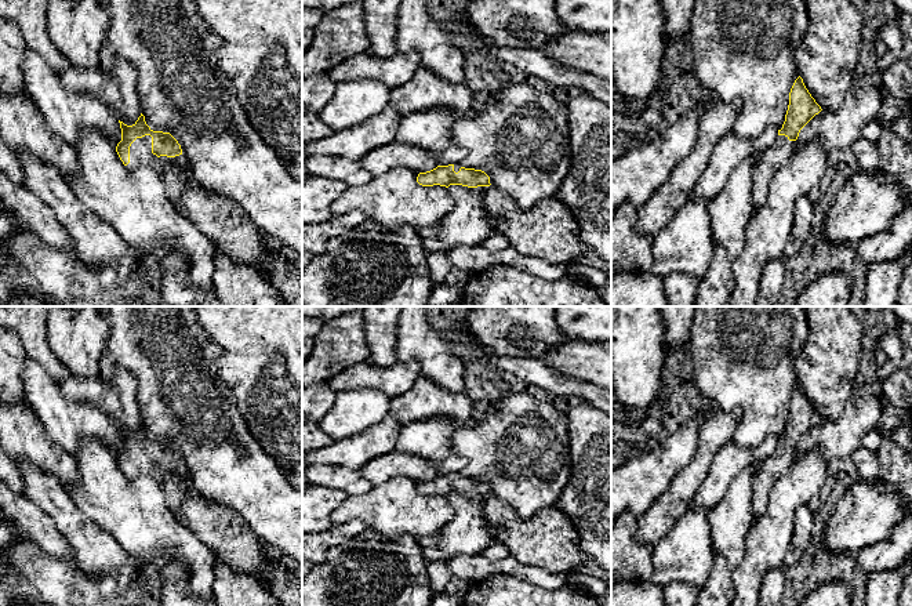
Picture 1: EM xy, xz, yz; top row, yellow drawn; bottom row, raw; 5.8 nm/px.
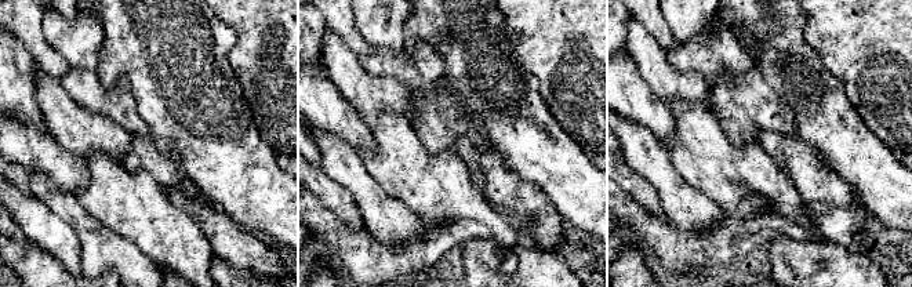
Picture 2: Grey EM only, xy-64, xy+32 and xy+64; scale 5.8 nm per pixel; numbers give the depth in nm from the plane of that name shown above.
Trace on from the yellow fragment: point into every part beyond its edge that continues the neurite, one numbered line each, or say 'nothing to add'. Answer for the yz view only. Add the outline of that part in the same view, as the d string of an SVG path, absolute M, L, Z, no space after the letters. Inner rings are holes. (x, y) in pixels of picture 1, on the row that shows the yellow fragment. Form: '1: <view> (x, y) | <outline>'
1: yz (771, 160) | M778 135L775 142L762 153L752 174L752 202L755 207L752 218L764 202L771 179L788 163L793 152L795 141L789 141L785 135Z

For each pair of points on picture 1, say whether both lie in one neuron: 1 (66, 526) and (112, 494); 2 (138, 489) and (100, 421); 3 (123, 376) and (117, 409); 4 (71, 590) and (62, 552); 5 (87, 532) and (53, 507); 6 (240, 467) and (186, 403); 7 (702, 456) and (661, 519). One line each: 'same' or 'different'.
1: different
2: different
3: same
4: different
5: same
6: same
7: same

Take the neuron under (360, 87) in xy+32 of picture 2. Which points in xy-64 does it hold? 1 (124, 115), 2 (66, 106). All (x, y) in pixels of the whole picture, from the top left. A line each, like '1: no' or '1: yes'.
1: no
2: yes

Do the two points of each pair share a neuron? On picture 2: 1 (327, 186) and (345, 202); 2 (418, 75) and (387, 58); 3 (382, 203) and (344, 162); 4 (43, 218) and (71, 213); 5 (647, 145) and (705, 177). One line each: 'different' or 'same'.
1: same
2: same
3: same
4: different
5: different

